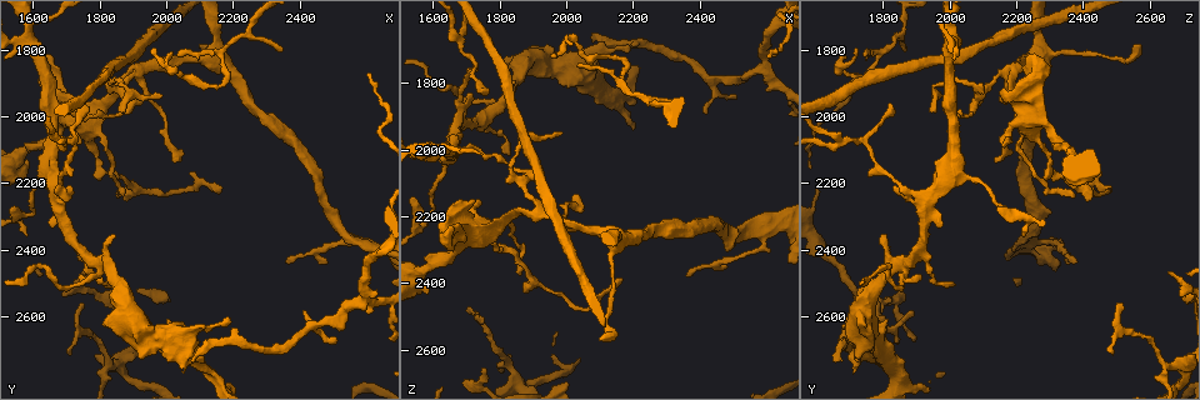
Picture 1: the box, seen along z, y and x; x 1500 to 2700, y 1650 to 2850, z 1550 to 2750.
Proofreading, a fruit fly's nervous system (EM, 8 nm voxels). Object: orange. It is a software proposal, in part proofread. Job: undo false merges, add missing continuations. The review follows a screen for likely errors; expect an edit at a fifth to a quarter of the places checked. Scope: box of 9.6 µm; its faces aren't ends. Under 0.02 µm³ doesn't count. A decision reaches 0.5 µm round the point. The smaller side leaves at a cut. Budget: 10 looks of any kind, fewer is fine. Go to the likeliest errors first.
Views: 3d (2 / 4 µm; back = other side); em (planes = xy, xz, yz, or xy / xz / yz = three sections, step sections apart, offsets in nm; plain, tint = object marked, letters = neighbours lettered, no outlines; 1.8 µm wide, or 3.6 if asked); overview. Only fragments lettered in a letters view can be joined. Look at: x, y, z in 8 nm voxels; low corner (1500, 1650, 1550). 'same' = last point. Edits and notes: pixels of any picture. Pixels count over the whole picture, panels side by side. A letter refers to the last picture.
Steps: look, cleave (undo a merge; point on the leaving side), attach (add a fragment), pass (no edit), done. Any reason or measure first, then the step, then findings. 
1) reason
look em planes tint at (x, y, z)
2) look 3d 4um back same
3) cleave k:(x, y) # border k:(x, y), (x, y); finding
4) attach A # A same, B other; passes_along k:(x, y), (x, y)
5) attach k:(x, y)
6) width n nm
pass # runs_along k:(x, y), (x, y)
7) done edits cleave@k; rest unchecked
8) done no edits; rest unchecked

look em planes tint at (1680, 2070, 1680)

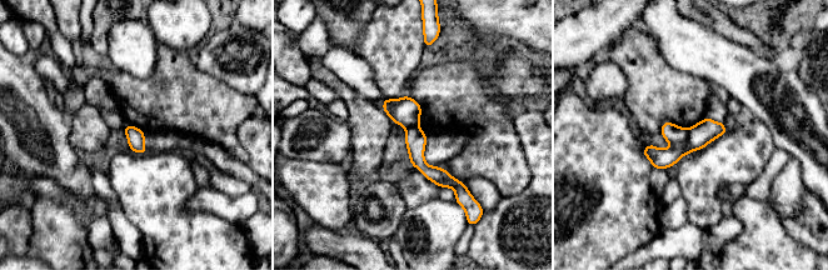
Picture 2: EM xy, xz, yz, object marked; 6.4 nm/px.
look em planes letters same

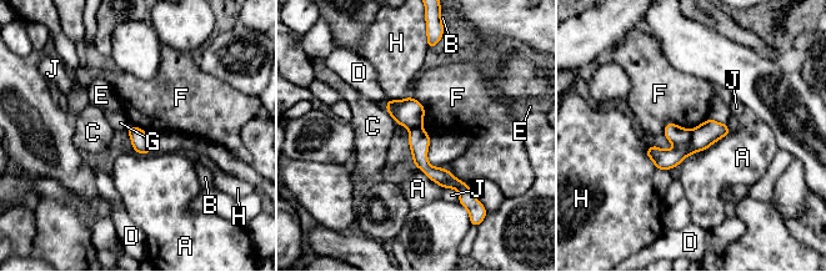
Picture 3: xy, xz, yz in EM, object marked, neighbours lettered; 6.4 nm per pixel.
cleave 3:(679, 136) # A other, B other, C other, D other, E other, F other, G other, H other, J other; border 3:(691, 131), (691, 139), (676, 147); two neurons meet here

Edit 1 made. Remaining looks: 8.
redraw
look overview

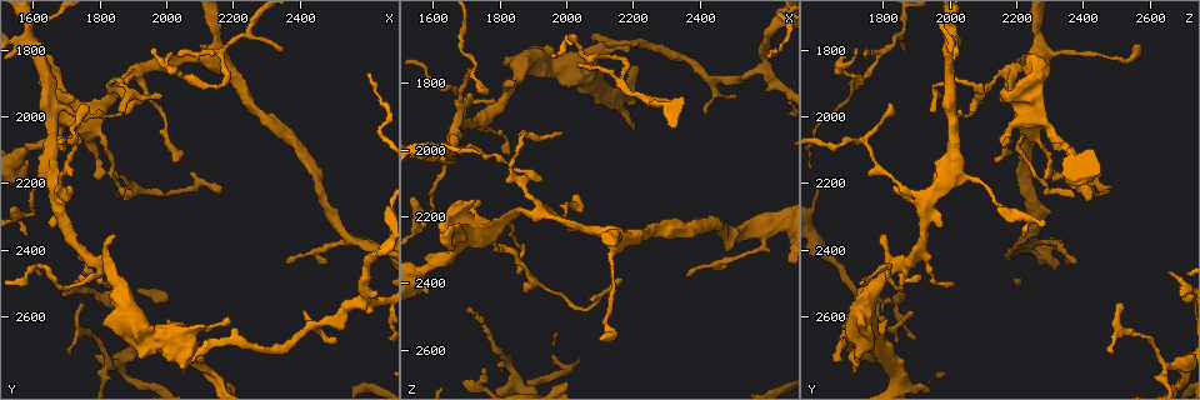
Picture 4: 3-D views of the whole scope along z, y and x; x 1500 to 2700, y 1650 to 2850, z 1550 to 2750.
four-way junction
look 3d 2um at (1920, 1860, 2190)

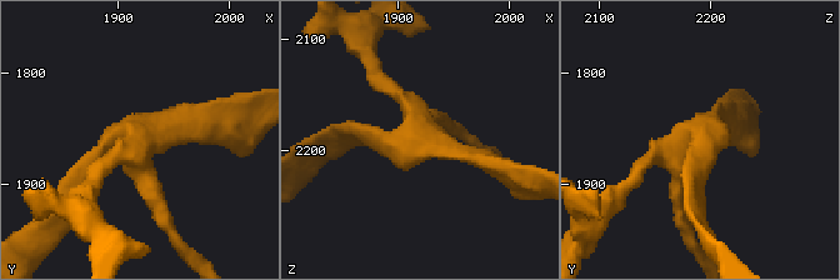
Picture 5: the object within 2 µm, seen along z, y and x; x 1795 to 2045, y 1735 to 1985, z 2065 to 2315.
arms 4; need the tissue
look em yz step 16 tint at (1920, 1856, 2184)

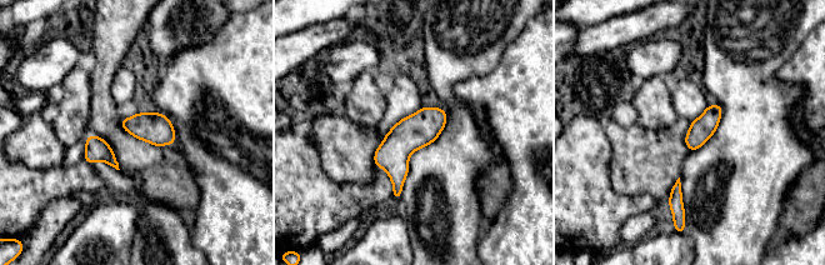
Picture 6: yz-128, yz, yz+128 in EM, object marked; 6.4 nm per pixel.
cut it another way
look em planes letters same

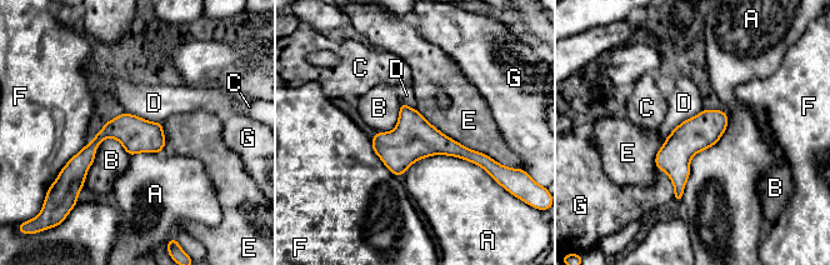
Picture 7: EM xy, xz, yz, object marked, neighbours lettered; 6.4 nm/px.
pass # A other, B other, C other, D other, E other, F other, G other; border 7:(703, 109), (683, 120), (666, 138); continuous, no second neuron

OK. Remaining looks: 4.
sudden change in width
look 3d 2um at (1660, 1980, 2010)

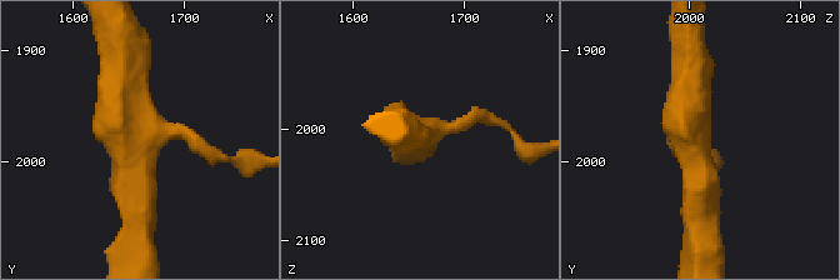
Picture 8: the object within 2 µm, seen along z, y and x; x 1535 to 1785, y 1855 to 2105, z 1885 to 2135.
arms 3; need the tissue
look em planes tint at (1660, 1978, 2002)

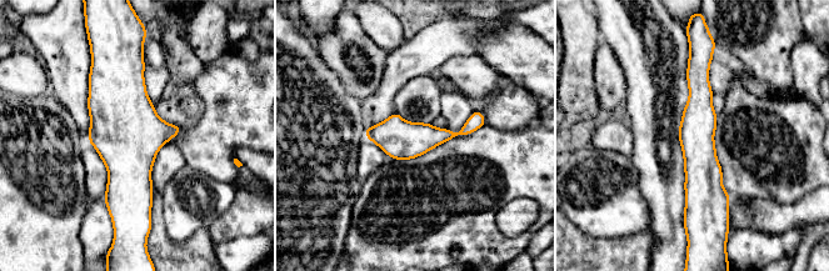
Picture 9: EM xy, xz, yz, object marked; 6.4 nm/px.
what lies round it
look em planes letters same

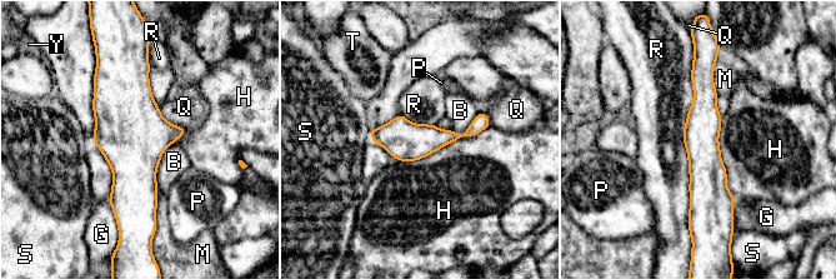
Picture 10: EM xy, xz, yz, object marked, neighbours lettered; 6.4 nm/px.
width 220 nm
pass # B other, G other, H other, M other, P other, Q other, R other, S other, T other, Y other; border 10:(694, 54), (684, 129), (687, 172); all the same neuron

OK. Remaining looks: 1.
done edits cleave@3; rest unchecked

